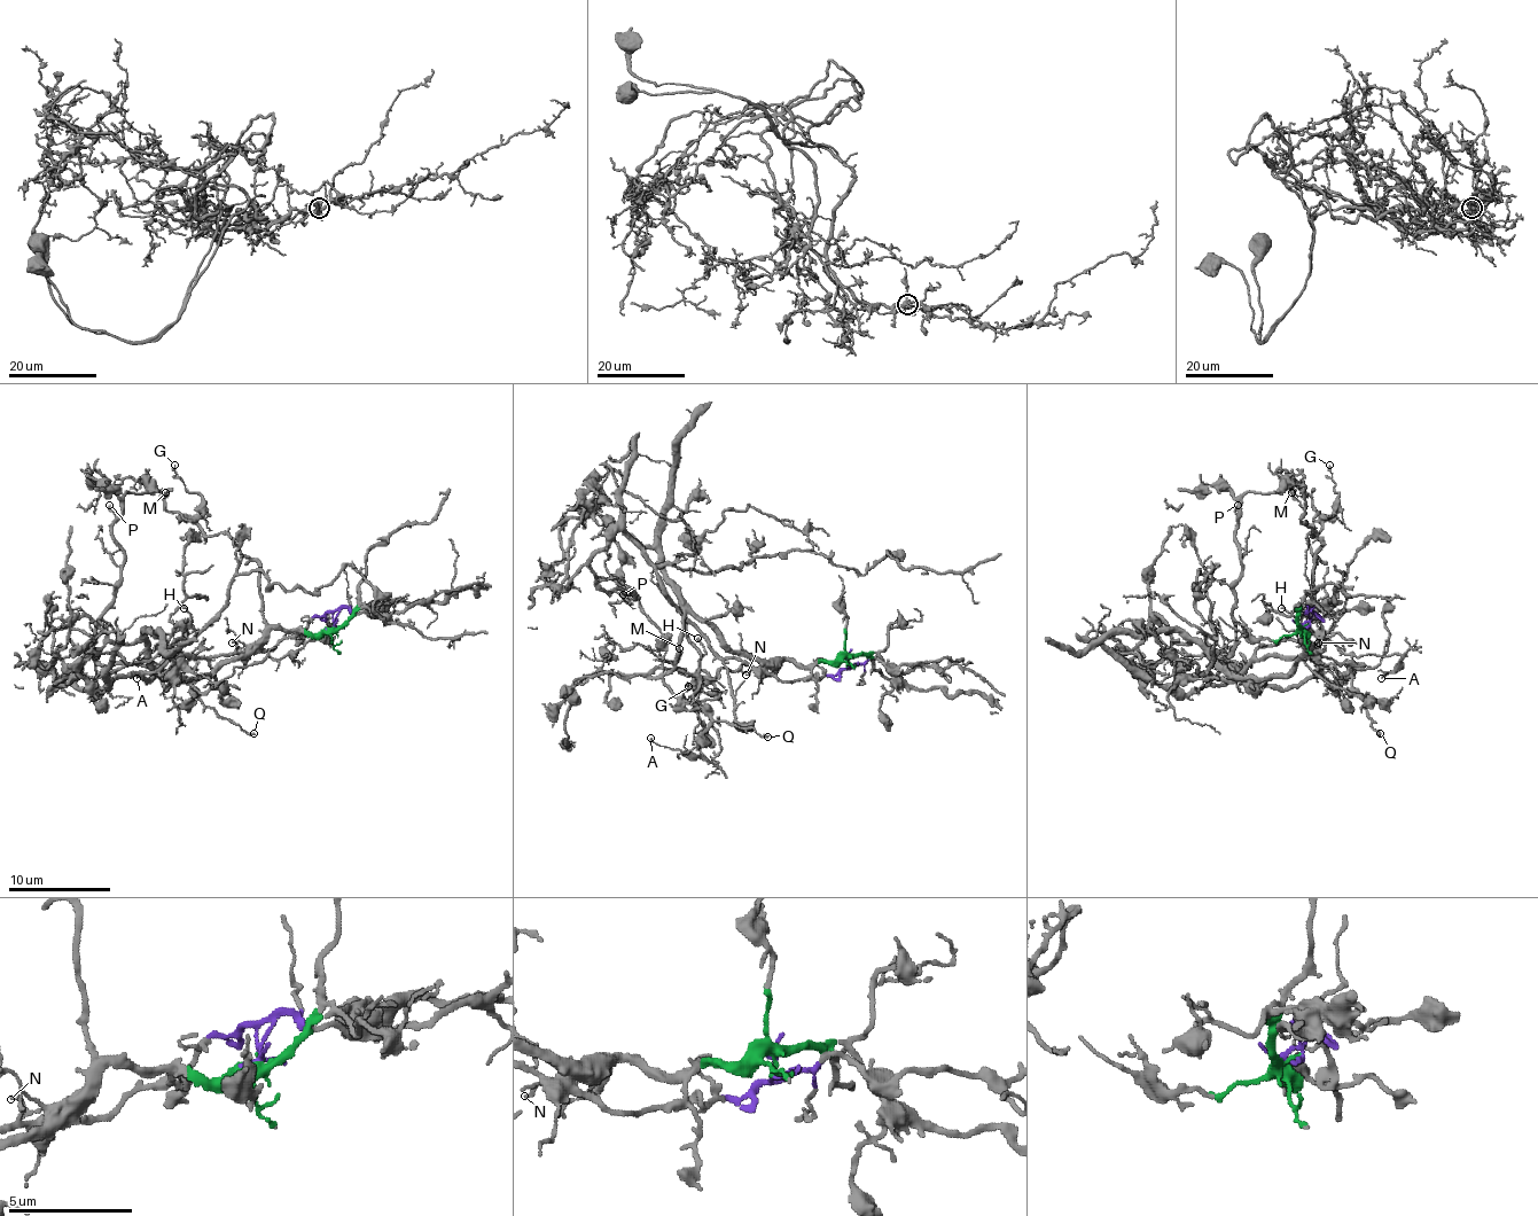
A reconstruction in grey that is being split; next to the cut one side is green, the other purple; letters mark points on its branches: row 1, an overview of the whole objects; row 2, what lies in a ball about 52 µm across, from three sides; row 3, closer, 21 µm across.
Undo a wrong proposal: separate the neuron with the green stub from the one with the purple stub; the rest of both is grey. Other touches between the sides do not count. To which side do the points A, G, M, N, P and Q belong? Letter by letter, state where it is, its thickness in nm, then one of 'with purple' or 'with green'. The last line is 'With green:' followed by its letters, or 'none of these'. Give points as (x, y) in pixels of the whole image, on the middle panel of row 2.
A: place (650, 738); calibre 90 nm; with purple
G: place (688, 686); calibre 140 nm; with green
M: place (679, 648); calibre 140 nm; with green
N: place (746, 675); calibre 80 nm; with green
P: place (623, 594); calibre 140 nm; with purple
Q: place (767, 737); calibre 170 nm; with green
With green: G, M, N, Q

